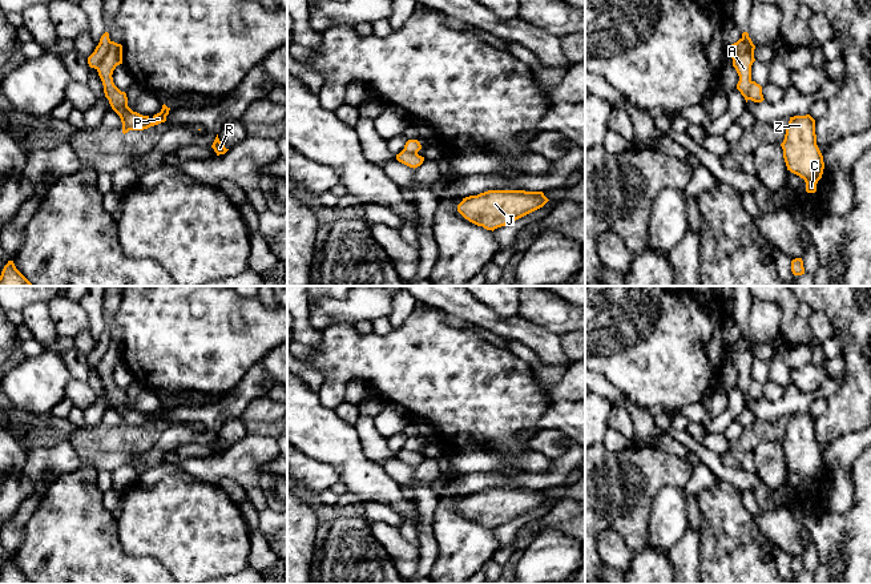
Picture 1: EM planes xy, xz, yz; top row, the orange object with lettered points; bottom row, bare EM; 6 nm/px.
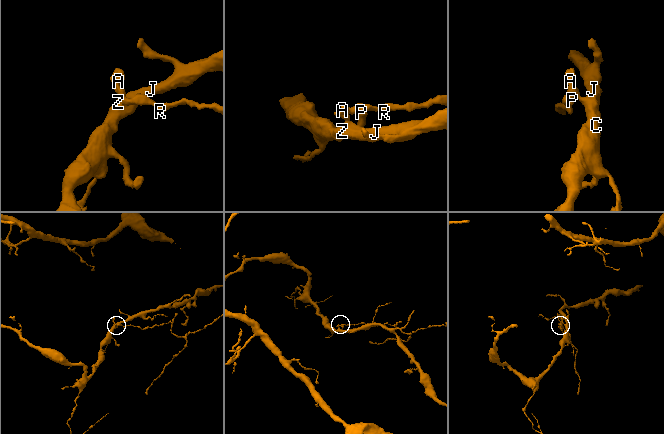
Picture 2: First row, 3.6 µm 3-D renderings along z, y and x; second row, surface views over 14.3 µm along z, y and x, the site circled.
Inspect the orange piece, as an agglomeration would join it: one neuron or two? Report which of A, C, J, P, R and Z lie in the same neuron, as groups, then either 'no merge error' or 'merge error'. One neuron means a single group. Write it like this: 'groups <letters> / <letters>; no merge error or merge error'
groups A P R / C J Z; merge error

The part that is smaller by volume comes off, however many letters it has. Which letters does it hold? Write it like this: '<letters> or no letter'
A, P, R

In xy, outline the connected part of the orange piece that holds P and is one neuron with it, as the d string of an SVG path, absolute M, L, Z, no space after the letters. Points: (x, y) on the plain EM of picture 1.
M110 339L108 350L105 355L101 358L97 370L102 379L104 386L108 387L110 394L109 402L112 407L120 414L122 420L122 431L128 431L129 428L144 428L150 424L158 423L166 419L166 414L169 412L170 406L165 402L160 411L153 414L153 419L149 414L142 414L137 410L133 410L128 404L128 395L125 390L121 390L113 380L113 368L117 363L122 362L122 343L114 339Z

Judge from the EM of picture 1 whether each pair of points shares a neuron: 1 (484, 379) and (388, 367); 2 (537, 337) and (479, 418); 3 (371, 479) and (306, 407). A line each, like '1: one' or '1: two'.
1: one
2: two
3: one

